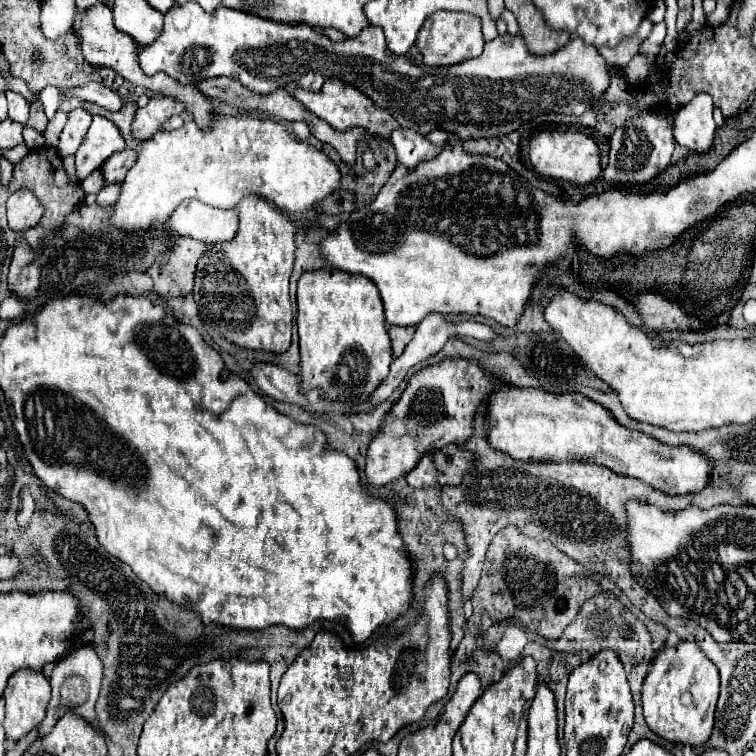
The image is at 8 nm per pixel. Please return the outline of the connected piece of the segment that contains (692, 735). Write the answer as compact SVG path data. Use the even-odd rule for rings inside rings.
M678 642L676 646L660 650L660 654L652 662L652 670L648 672L642 688L644 718L650 730L668 742L690 746L704 744L710 738L712 728L706 728L702 718L708 712L712 698L718 696L718 686L718 670L696 642ZM682 692L692 694L692 702L688 706L680 702Z

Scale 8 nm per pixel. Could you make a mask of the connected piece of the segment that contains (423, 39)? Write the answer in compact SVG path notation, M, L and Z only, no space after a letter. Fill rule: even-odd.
M448 10L434 12L420 28L416 38L416 48L422 54L422 62L432 66L450 66L450 64L460 64L464 60L476 58L482 54L484 48L480 20L476 20L476 16L466 12L448 12Z

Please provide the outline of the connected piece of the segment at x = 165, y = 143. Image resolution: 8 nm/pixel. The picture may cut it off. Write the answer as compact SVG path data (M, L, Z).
M212 114L206 130L198 128L194 120L186 120L182 128L170 132L156 132L140 146L138 160L124 178L122 192L114 204L112 224L122 230L144 230L150 224L166 222L176 206L186 198L198 198L214 208L234 208L244 196L256 194L288 212L308 212L314 204L330 196L340 186L340 170L322 152L308 142L296 140L280 122L270 118L254 118L250 114Z

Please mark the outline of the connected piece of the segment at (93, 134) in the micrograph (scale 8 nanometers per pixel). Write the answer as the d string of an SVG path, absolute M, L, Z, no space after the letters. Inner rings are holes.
M94 116L88 134L84 136L76 156L76 172L80 180L100 168L100 164L118 150L124 150L126 142L114 122L104 116Z

